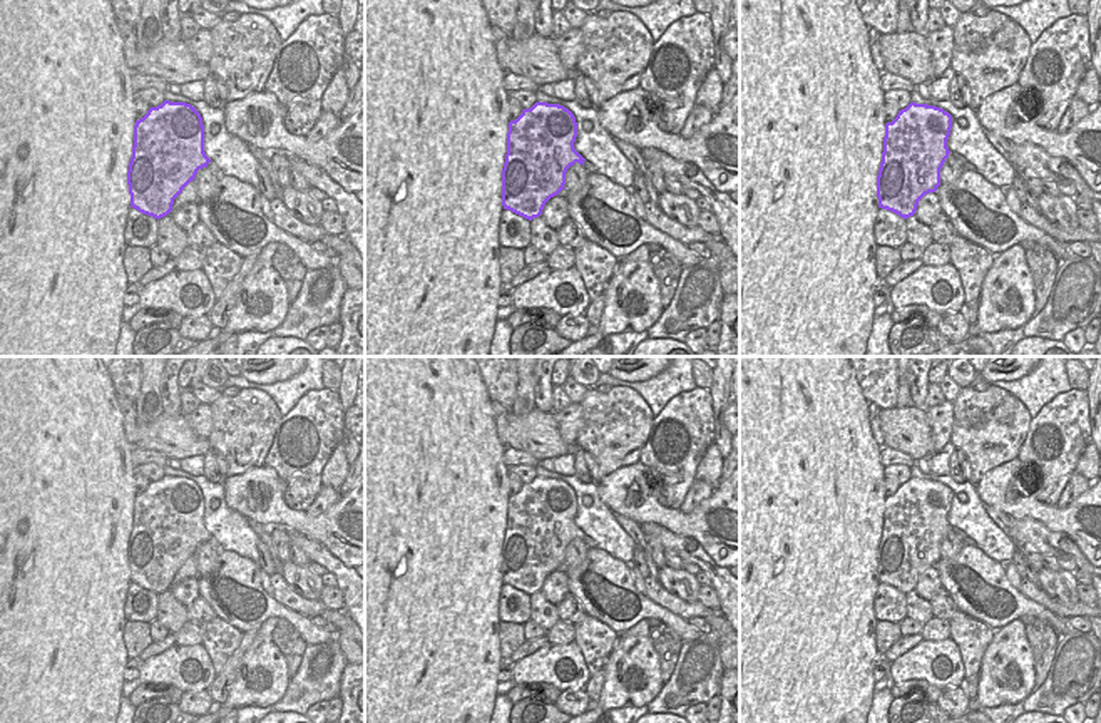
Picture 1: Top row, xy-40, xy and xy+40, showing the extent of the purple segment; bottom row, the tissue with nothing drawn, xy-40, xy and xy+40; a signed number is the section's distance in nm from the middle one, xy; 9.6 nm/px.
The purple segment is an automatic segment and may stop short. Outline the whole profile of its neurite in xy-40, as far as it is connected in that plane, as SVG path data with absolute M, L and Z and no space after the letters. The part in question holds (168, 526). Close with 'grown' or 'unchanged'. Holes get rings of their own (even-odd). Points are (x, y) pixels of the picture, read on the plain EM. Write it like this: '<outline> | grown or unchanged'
M164 475L136 495L127 546L131 582L161 594L211 534L204 527L202 492L186 477Z | unchanged

